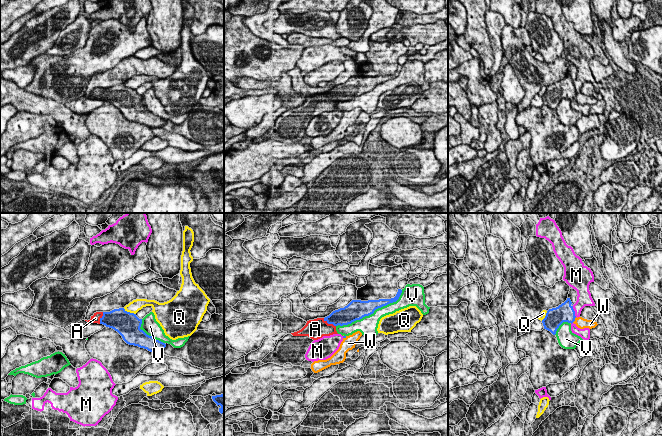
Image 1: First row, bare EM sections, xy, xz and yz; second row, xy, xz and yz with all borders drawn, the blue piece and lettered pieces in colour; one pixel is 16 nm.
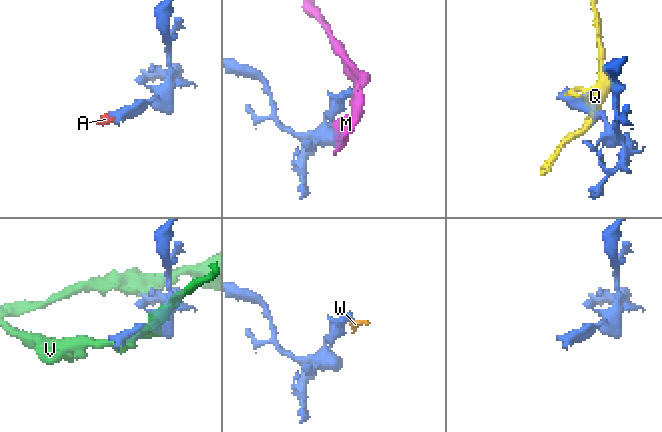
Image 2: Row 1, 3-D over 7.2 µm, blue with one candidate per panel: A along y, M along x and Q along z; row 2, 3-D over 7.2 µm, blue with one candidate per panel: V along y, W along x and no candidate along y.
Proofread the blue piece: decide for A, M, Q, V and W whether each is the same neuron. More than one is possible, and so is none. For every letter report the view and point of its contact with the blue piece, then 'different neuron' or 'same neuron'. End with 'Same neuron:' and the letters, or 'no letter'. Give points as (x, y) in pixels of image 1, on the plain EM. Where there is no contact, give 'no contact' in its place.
A: xz (329, 99) | same neuron
M: yz (574, 87) | different neuron
Q: xy (129, 88) | different neuron
V: xz (371, 89) | different neuron
W: yz (573, 97) | same neuron
Same neuron: A, W

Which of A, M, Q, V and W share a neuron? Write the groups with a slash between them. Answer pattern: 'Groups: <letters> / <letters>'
Groups: A W / M / Q / V

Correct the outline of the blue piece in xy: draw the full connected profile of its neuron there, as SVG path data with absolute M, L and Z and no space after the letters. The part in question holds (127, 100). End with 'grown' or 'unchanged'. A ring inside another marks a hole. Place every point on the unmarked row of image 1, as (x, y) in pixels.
M124 84L110 88L96 88L87 98L103 100L117 107L123 116L129 120L147 125L150 128L162 128L166 120L147 111L140 105L142 95L136 90L127 88Z; grown

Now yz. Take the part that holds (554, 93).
M570 74L556 84L549 85L545 94L542 96L544 105L550 107L553 111L563 98L574 99L578 104L595 104L598 100L592 96L582 93L576 93Z; grown

